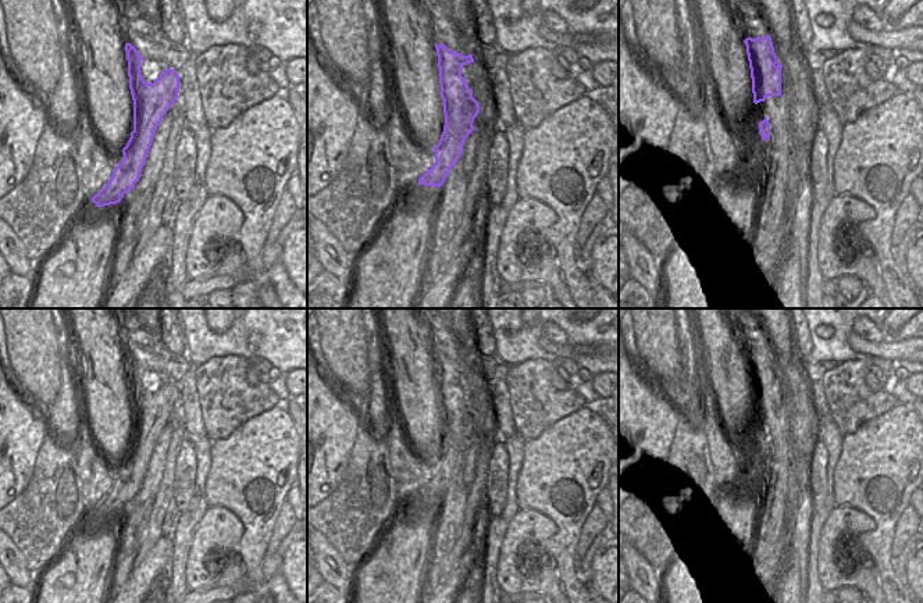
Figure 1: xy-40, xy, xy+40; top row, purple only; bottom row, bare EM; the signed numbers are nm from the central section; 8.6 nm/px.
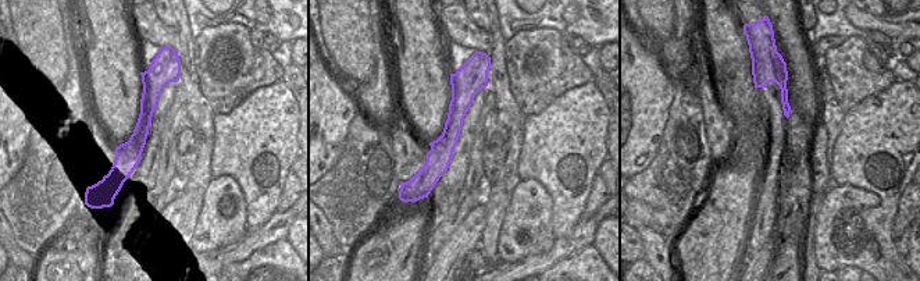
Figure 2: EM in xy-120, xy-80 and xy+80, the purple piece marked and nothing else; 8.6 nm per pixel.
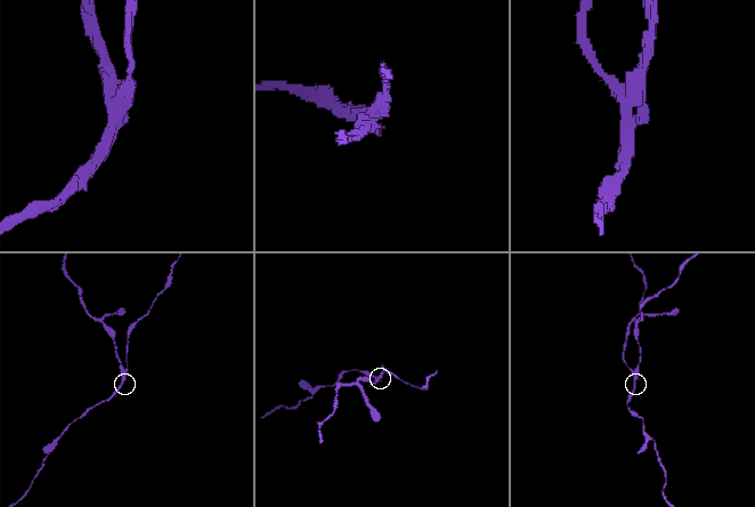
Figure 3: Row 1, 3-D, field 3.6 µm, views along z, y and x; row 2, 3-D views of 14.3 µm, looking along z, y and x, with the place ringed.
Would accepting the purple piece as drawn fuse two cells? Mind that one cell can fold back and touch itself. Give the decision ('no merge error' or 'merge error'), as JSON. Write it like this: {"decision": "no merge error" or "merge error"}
{"decision": "merge error"}

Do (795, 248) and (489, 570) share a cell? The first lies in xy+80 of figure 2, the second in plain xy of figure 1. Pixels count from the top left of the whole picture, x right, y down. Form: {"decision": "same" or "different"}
{"decision": "different"}

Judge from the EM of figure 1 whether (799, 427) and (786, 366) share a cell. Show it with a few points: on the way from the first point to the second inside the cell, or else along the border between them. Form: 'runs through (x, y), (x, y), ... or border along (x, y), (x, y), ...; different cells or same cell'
runs through (801, 411), (801, 388), (798, 381); same cell

